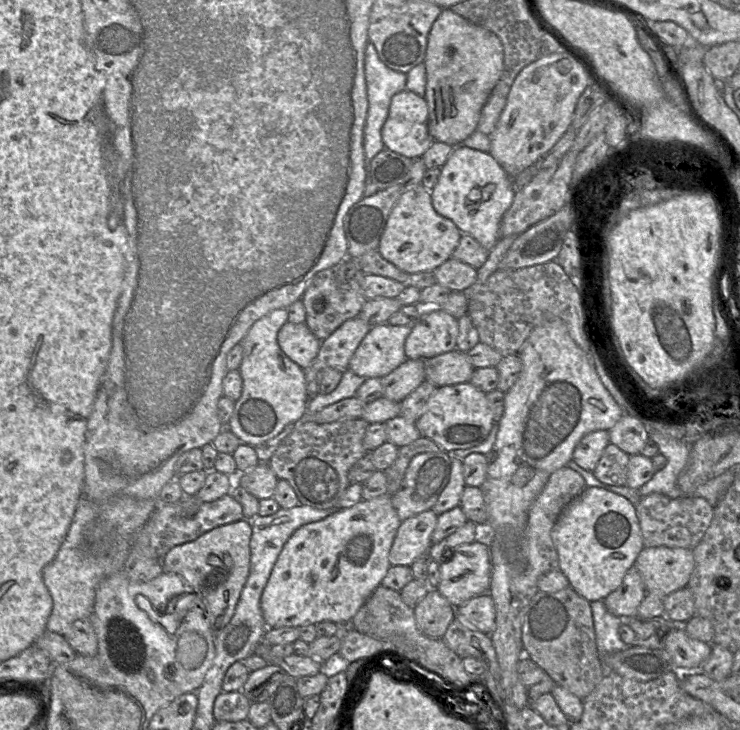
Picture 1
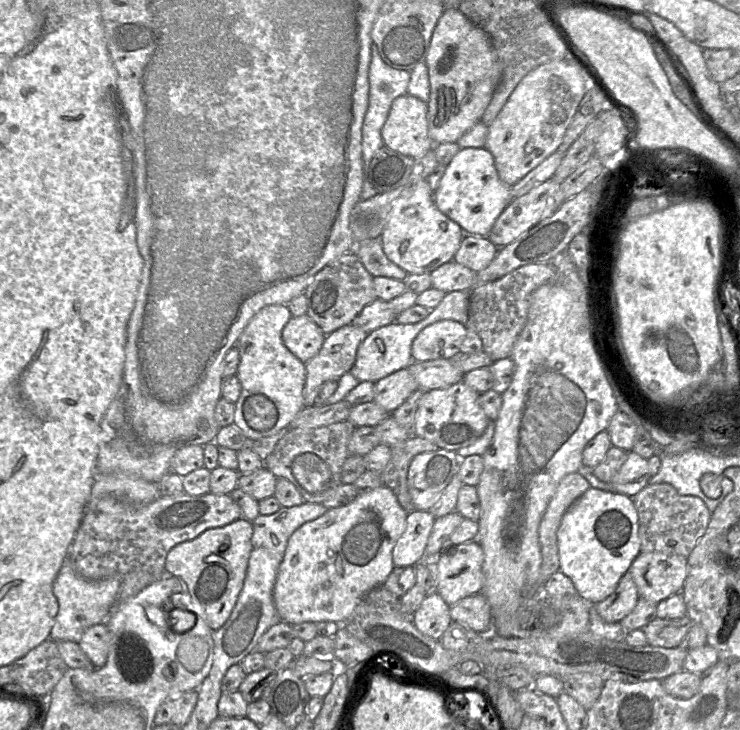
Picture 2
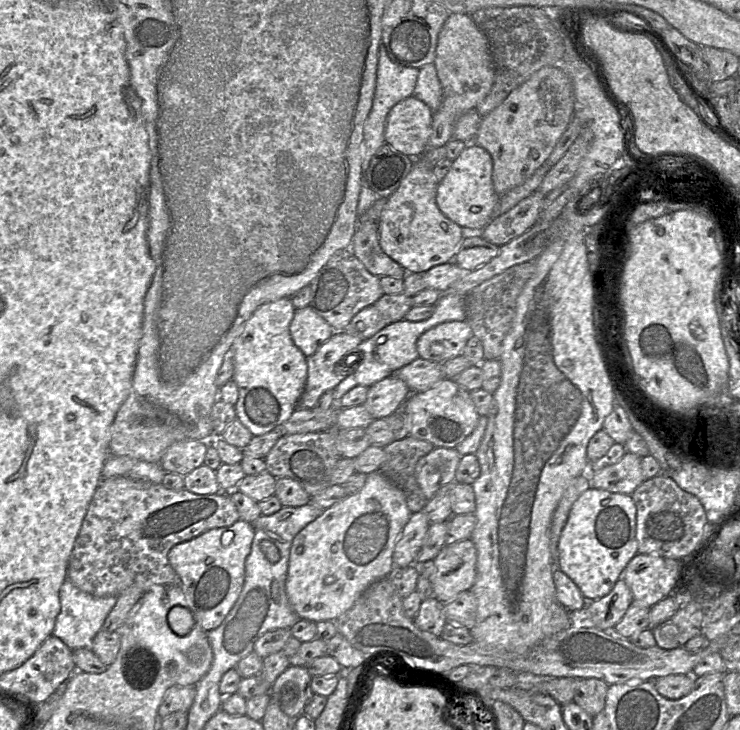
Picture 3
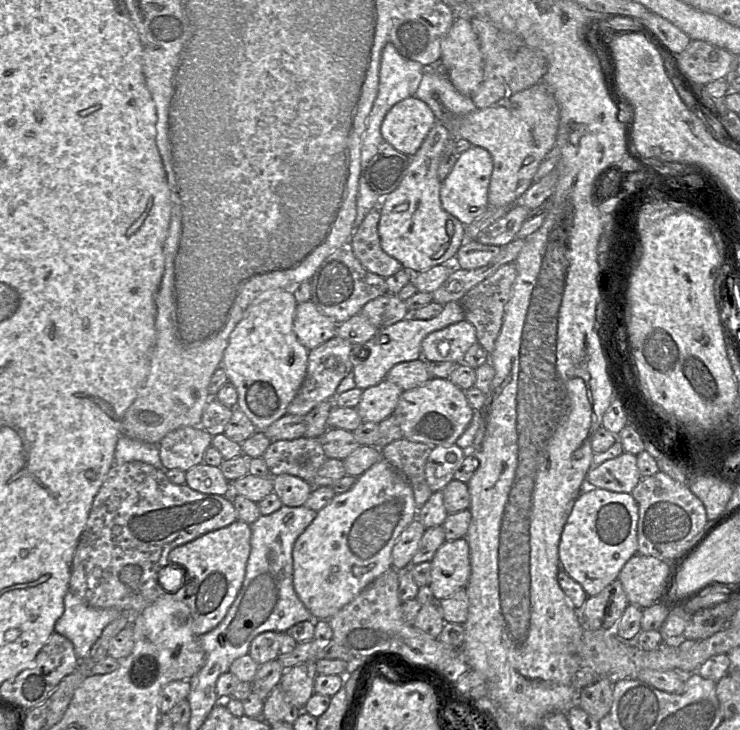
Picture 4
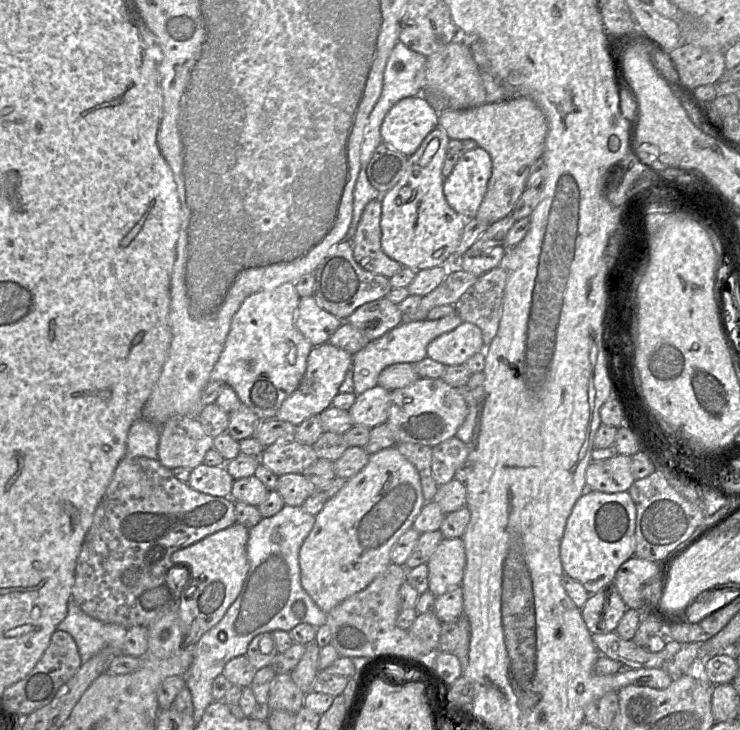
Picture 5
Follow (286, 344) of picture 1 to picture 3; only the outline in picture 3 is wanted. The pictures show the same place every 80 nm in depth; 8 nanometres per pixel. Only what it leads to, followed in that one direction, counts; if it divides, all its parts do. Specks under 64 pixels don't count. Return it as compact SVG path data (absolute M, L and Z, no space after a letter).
M310 305L295 310L289 330L294 344L306 357L313 355L335 332Z

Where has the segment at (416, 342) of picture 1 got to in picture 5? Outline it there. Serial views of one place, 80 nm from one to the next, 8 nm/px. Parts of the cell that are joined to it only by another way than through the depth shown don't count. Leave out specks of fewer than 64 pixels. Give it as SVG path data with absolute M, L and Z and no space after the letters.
M462 322L450 332L444 333L427 346L427 357L447 365L460 365L474 354L484 352L482 332L478 326Z

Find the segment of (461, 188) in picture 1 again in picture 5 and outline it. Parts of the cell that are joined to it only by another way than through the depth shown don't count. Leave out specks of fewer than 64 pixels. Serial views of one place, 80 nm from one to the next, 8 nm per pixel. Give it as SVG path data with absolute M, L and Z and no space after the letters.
M476 147L464 152L450 175L444 180L443 192L449 206L467 220L475 218L491 175L492 160L486 150Z

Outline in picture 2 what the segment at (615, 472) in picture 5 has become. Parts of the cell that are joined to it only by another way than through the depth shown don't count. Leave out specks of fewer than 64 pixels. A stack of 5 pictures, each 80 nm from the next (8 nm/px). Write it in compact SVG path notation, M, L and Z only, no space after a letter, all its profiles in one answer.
M633 451L627 452L627 459L619 471L611 482L605 483L611 483L615 492L630 497L635 496L648 485L650 472L647 460Z

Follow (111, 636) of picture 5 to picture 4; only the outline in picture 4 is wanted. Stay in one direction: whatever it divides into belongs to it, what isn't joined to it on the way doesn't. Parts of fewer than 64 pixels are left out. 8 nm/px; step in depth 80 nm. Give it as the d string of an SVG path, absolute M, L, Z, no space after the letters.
M68 591L64 597L64 612L54 625L54 632L68 638L77 658L85 659L99 639L103 629L121 614L114 608L93 608Z

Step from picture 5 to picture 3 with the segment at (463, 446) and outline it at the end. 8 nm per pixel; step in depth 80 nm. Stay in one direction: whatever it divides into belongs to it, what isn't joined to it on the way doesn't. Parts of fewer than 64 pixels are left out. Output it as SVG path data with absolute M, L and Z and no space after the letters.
M435 447L419 458L415 465L417 483L429 500L445 484L455 480L455 472L461 455L455 448Z

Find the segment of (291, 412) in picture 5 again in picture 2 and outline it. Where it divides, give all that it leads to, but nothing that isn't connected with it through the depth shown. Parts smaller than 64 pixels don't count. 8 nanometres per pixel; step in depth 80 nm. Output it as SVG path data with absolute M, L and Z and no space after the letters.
M349 324L326 335L319 352L305 364L304 407L319 404L318 394L325 382L338 381L343 374L350 372L358 346L368 334Z

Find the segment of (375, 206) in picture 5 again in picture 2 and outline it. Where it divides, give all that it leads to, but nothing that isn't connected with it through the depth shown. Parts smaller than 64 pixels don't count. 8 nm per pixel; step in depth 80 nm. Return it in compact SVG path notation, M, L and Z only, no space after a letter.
M367 239L354 246L353 251L373 277L404 280L407 272L385 255L380 239Z

